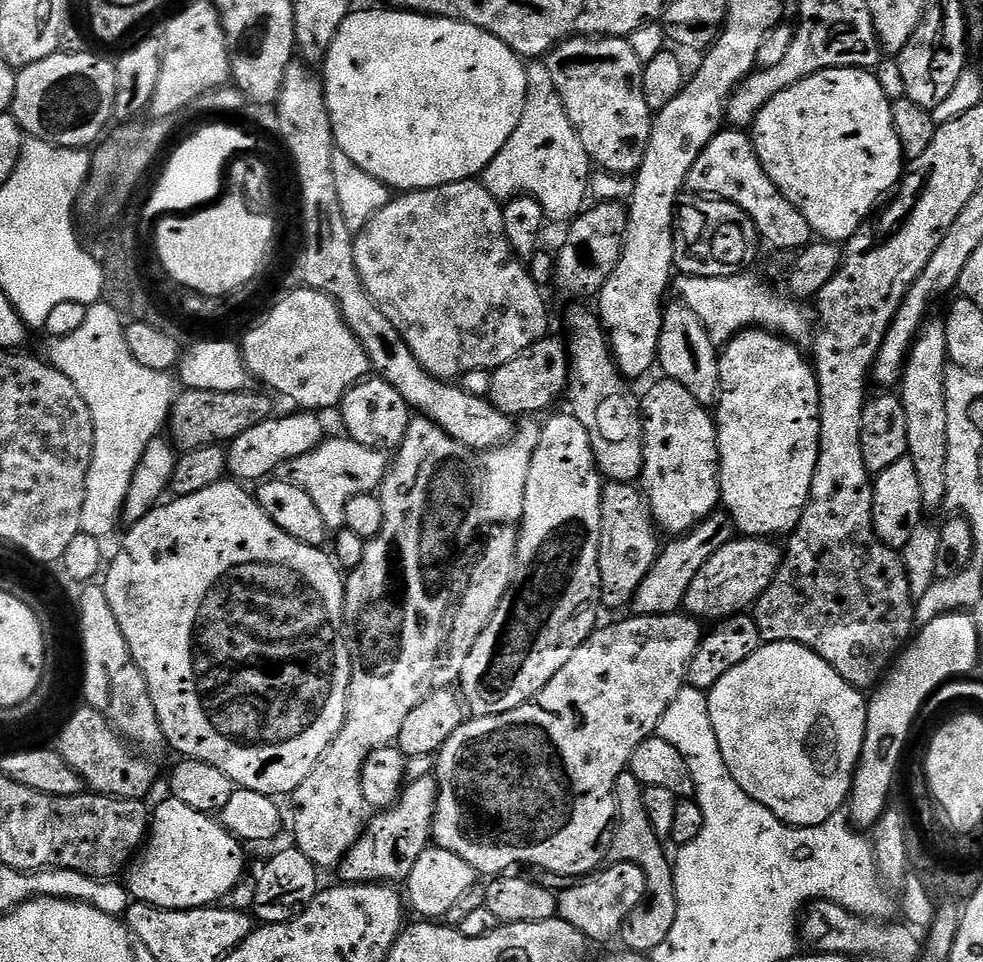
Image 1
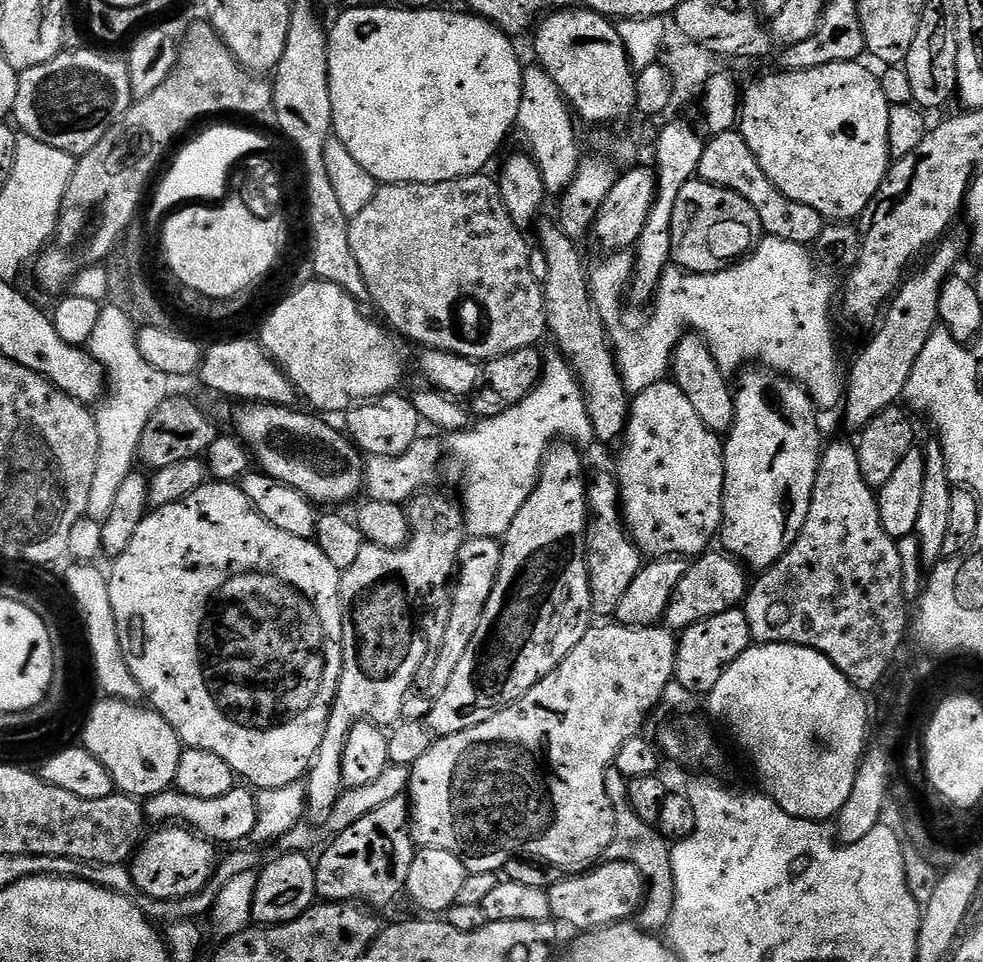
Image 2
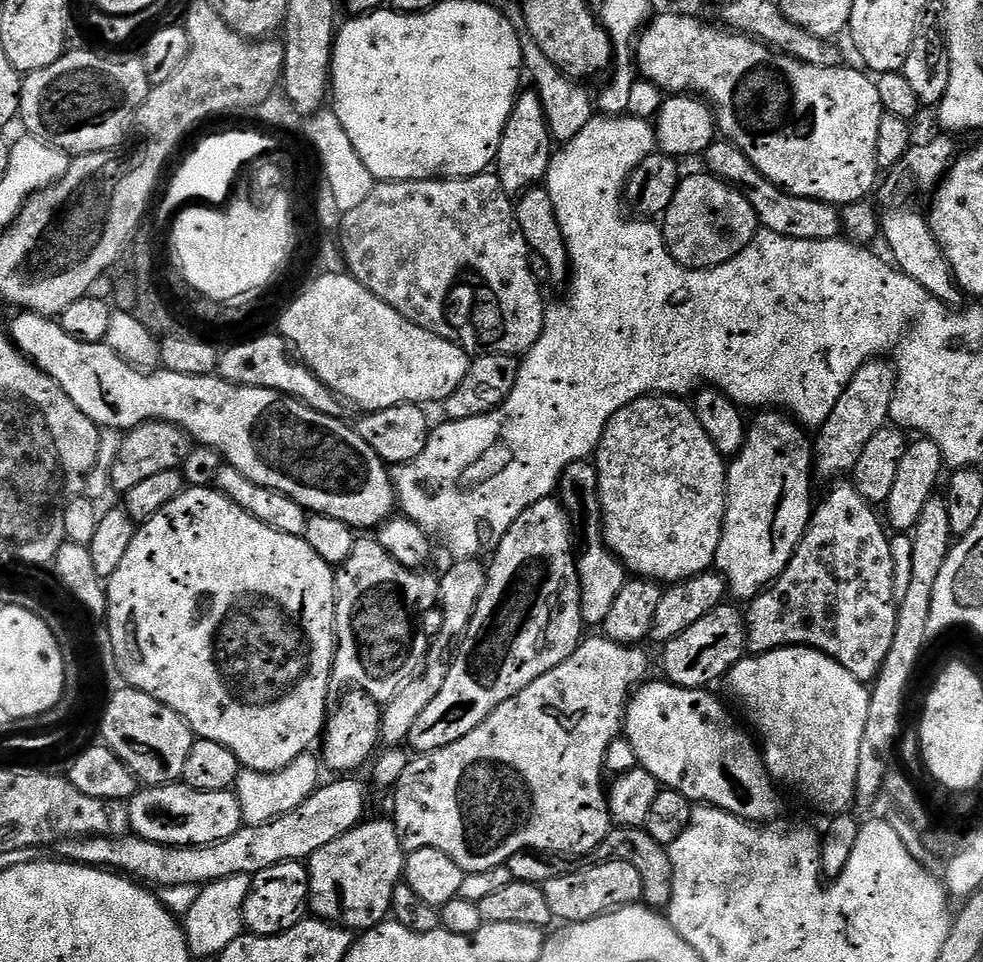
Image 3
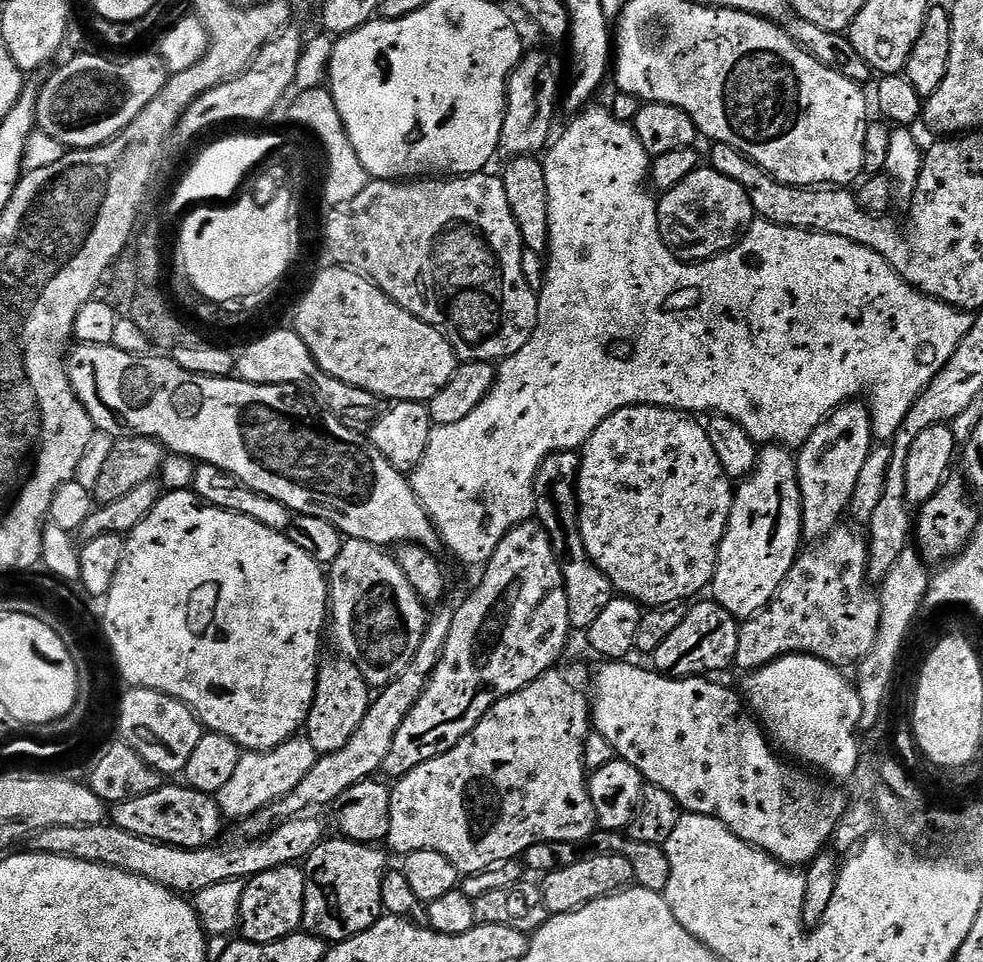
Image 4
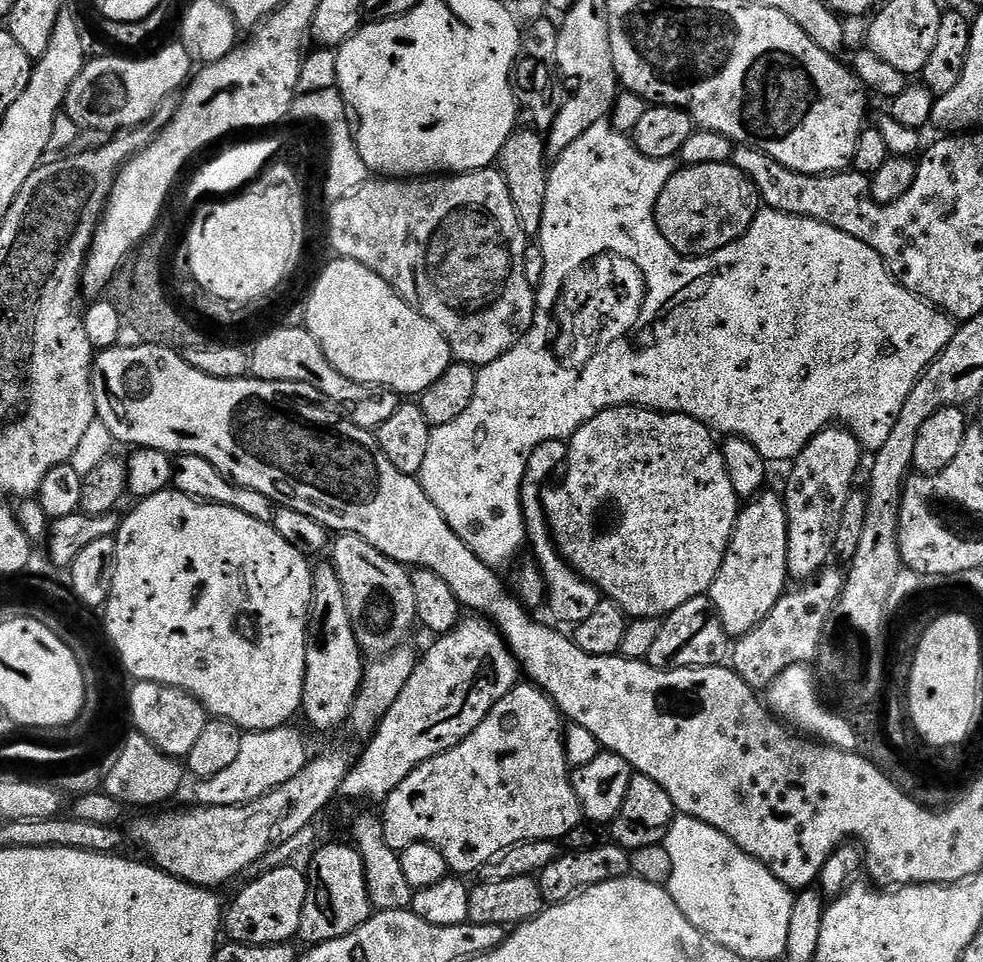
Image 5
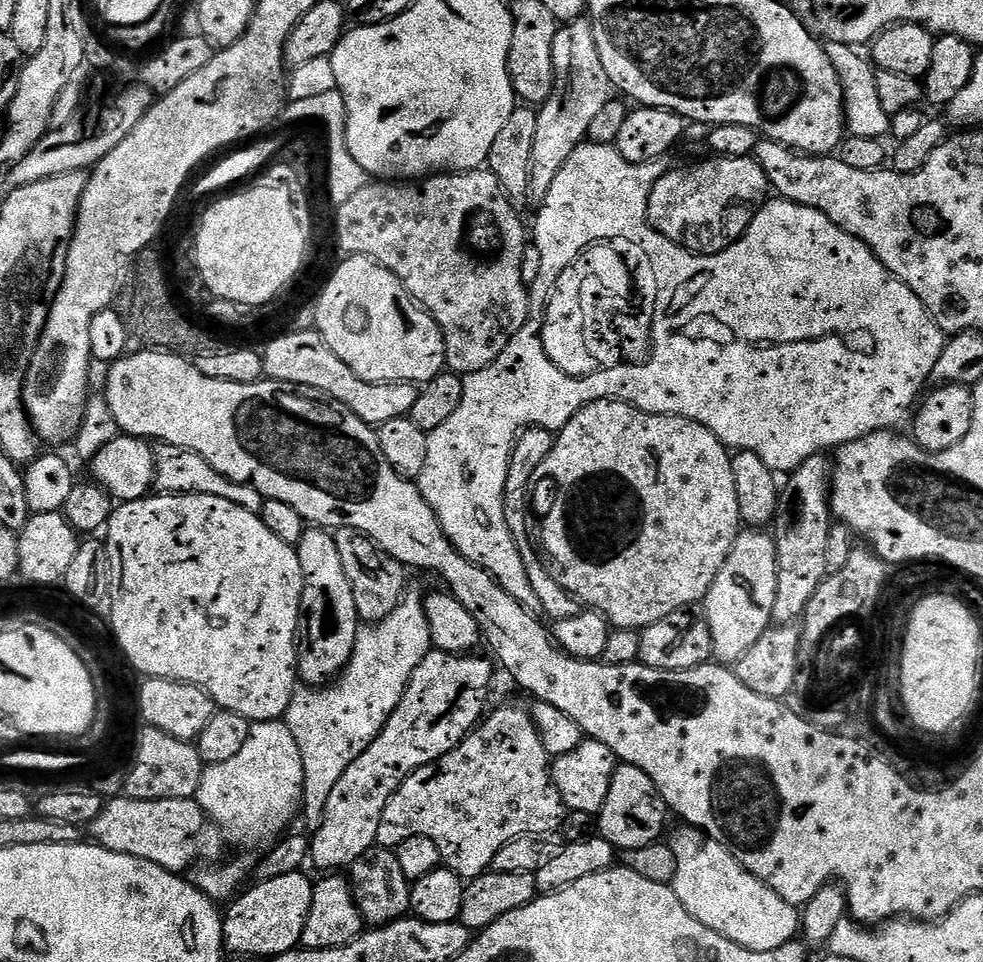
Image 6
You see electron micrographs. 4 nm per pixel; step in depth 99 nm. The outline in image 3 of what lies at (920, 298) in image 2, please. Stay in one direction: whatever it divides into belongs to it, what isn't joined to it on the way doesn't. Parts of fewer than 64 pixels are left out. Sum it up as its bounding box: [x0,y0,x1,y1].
[812,358,896,482]

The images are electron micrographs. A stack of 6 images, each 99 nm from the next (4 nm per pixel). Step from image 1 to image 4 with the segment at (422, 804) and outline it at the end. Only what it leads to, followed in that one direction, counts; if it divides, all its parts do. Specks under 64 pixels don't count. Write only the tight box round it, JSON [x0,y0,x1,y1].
[302,839,390,942]

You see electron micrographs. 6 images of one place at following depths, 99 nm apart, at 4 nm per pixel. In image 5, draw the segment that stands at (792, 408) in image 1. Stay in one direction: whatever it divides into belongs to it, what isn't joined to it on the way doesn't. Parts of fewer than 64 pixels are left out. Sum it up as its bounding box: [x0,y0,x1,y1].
[710,490,790,638]

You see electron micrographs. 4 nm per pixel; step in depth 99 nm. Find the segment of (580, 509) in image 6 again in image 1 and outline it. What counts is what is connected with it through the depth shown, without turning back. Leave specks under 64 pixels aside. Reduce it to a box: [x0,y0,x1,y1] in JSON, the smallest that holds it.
[642,378,721,534]

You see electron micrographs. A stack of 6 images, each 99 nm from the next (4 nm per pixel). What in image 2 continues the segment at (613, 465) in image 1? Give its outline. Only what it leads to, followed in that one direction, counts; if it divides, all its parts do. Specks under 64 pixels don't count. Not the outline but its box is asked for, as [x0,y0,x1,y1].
[535,219,630,444]

